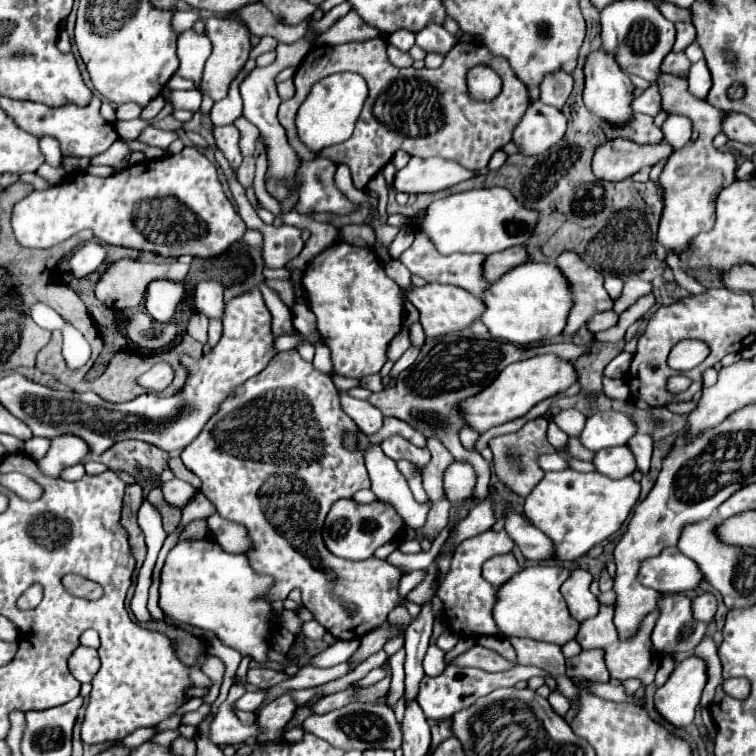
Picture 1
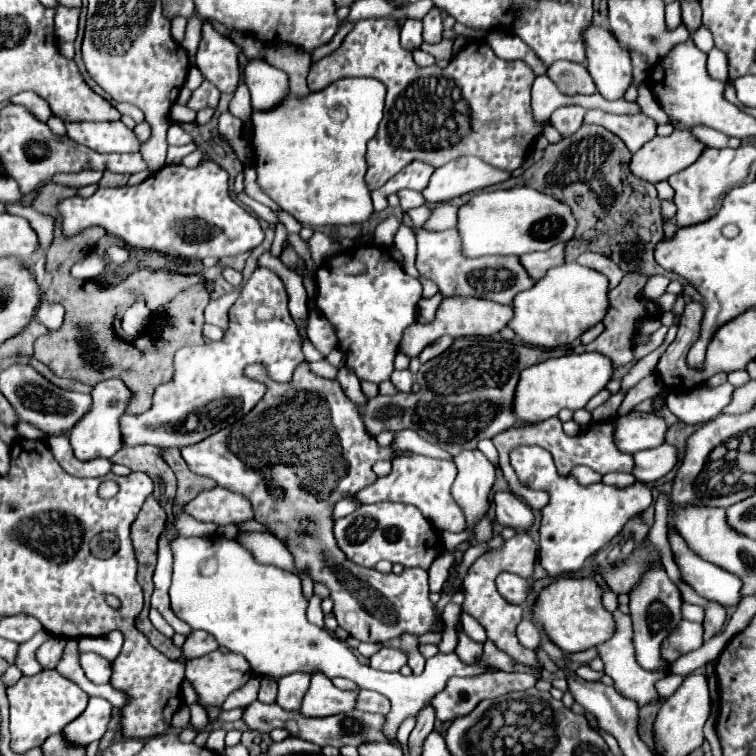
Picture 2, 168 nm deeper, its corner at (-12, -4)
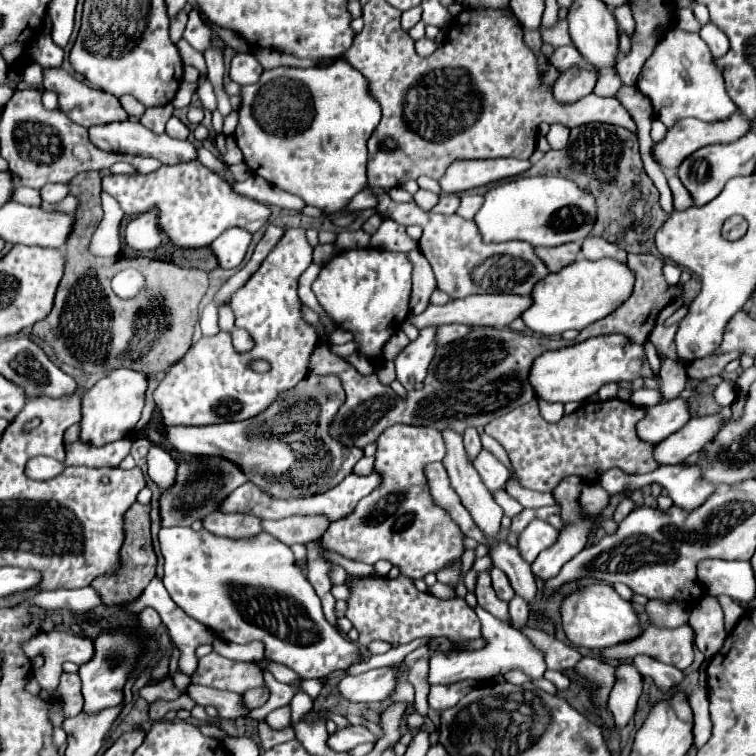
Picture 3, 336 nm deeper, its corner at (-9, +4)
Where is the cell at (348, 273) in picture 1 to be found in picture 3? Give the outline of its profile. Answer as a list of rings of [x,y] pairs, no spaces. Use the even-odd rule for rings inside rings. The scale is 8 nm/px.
[[[373,247],[341,251],[321,267],[319,277],[313,281],[313,293],[331,319],[355,335],[359,353],[367,359],[379,359],[383,345],[401,329],[401,323],[409,315],[411,271],[413,263],[407,253]]]

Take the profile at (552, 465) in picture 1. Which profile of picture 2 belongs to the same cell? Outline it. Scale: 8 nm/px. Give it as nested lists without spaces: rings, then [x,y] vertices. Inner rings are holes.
[[[574,467],[572,469],[572,477],[576,477],[582,485],[592,485],[592,483],[600,483],[602,475],[592,471],[590,467]]]

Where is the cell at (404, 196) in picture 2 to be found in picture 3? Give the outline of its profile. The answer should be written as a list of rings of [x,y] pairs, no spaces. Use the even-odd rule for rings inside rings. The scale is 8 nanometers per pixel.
[[[419,189],[419,191],[415,193],[415,203],[417,203],[423,211],[431,211],[431,209],[437,205],[437,201],[439,201],[439,197],[437,197],[435,193],[431,193],[431,191]]]

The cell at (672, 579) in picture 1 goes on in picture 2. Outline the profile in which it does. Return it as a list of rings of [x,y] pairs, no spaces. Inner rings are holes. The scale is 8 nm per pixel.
[[[672,531],[668,537],[674,561],[680,569],[680,577],[704,599],[716,601],[724,607],[728,605],[738,605],[740,601],[740,587],[742,581],[724,571],[722,567],[704,561],[700,555],[696,555],[680,537],[678,531]]]

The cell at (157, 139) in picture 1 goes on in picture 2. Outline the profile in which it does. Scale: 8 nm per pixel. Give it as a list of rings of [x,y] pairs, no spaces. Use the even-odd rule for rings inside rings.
[[[178,123],[170,125],[170,129],[168,129],[168,145],[186,145],[190,141],[192,141],[192,137]]]

